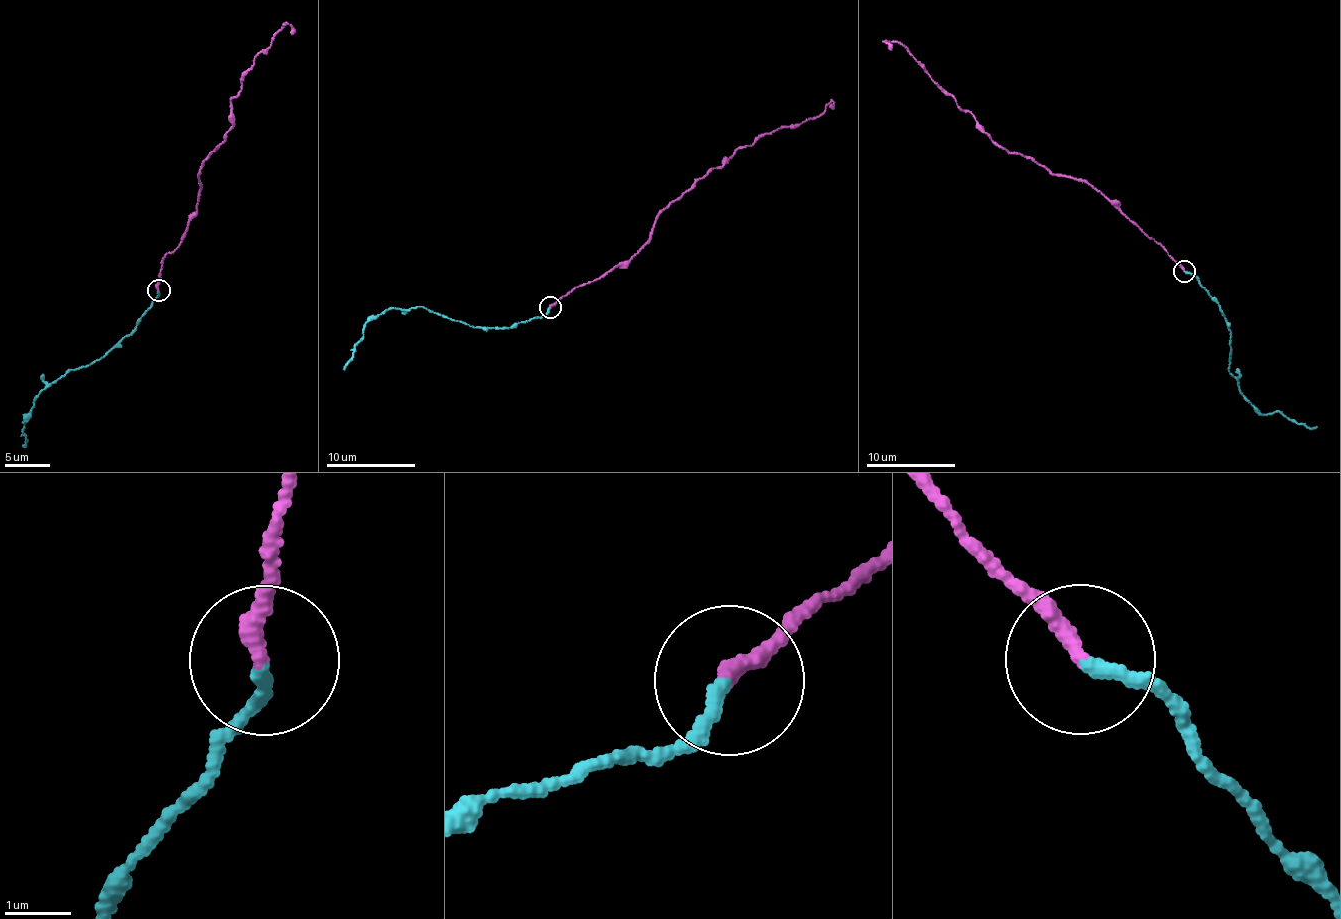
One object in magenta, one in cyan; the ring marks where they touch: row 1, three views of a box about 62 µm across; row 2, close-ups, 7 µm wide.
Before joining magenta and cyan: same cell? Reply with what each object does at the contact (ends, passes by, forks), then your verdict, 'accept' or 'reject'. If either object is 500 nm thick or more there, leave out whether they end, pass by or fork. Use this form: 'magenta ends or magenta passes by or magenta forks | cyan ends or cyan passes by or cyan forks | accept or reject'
magenta ends | cyan ends | accept

